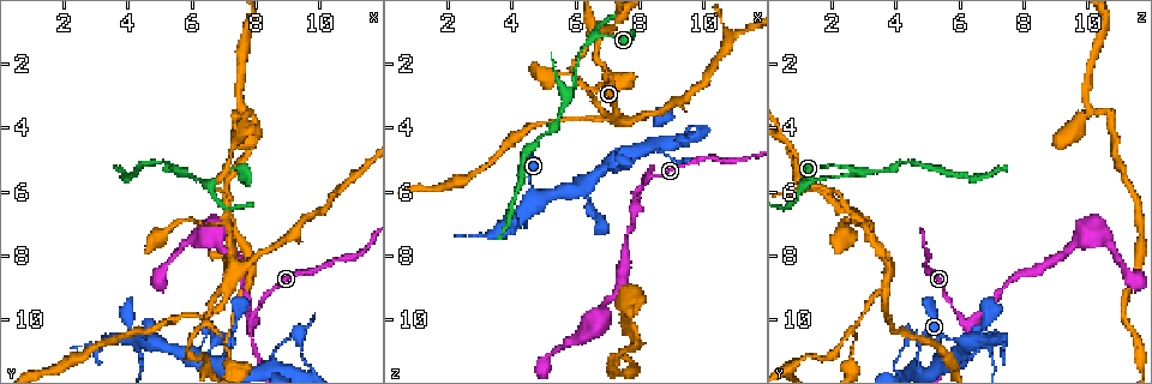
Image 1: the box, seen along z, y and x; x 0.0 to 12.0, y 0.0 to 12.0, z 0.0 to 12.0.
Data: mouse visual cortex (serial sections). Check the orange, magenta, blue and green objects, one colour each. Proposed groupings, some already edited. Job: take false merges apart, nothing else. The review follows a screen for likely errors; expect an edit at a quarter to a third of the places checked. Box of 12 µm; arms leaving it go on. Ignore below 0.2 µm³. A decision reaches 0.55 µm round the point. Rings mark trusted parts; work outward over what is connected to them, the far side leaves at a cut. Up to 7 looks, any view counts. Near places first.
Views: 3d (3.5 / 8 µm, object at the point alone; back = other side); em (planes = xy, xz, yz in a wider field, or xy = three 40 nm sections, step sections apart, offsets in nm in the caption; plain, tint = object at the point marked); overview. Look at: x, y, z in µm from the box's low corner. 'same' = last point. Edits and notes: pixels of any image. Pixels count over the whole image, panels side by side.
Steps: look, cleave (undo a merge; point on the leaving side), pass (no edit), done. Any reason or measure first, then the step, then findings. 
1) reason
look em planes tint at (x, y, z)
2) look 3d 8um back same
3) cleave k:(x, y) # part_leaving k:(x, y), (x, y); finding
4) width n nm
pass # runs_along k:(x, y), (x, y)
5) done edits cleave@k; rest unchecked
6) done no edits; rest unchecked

arms part here
look 3d 3.5um back at (7.9, 10.1, 6.2)

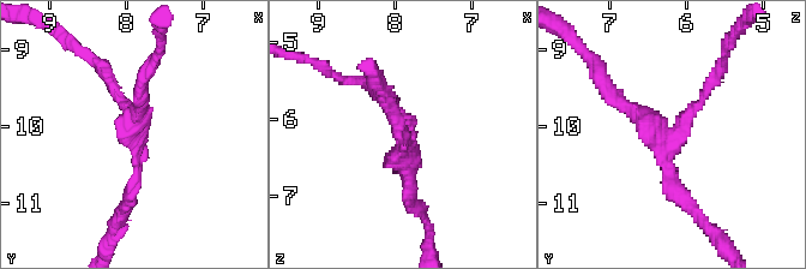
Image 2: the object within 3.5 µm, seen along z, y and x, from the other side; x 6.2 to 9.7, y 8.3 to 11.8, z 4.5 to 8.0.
now the EM
look em xy step 5 tint at (7.85, 10.10, 6.20)

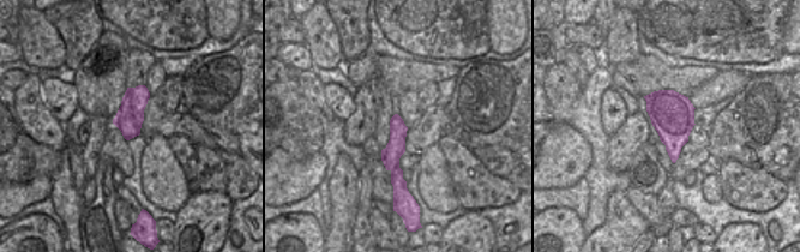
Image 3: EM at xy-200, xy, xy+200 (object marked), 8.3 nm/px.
cleave 2:(633, 109) # part_leaving 2:(667, 135), (618, 101), (587, 57); two cells meet here

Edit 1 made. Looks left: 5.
sharp bend
look 3d 3.5um at (4.3, 10.8, 7.0)

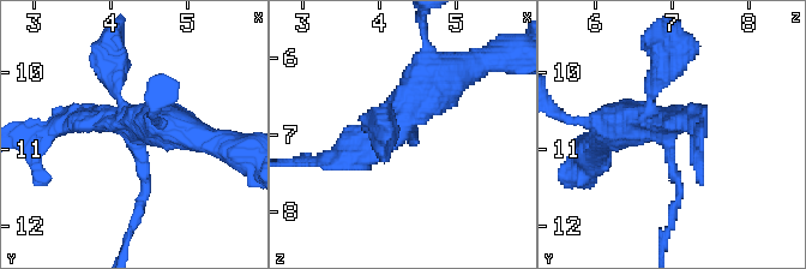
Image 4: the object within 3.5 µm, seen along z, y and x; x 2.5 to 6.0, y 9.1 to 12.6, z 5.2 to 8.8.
now the EM
look em xy step 2 tint at (4.35, 10.85, 6.90)

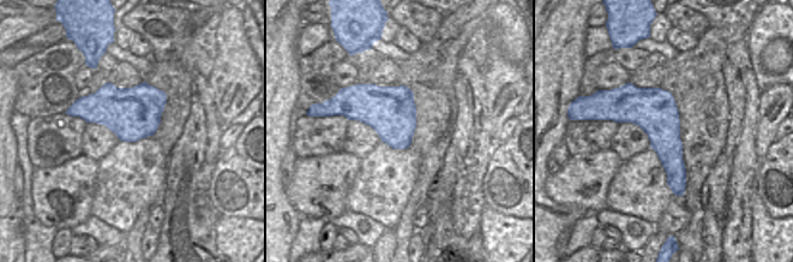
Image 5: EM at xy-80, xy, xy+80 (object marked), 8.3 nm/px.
another direction
look em xy step 3 tint same

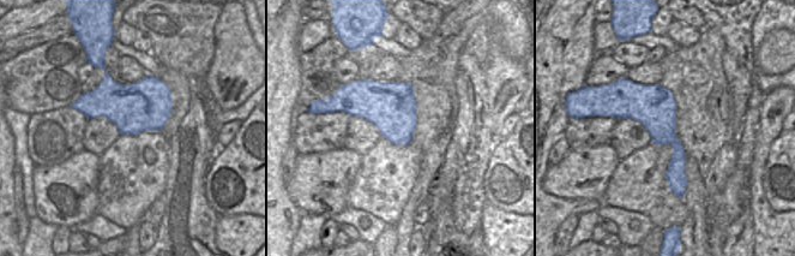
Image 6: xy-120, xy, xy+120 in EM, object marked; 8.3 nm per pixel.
width 420 nm
pass # runs_along 4:(602, 125), (654, 121), (679, 184), (673, 209); all the same cell

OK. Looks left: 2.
four or more arms meet
look 3d 8um at (7.2, 8.8, 3.7)

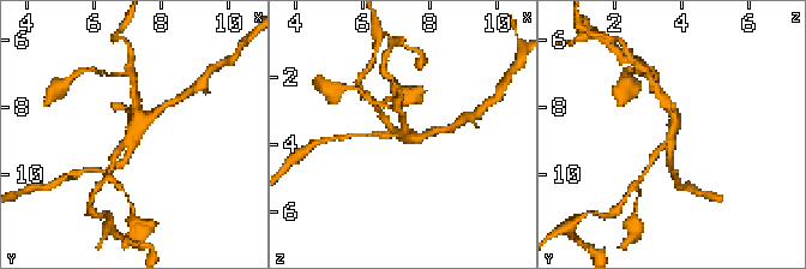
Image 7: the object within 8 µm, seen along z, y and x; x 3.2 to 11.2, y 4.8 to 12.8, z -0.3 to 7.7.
look 3d 3.5um back at (7.3, 8.7, 3.7)

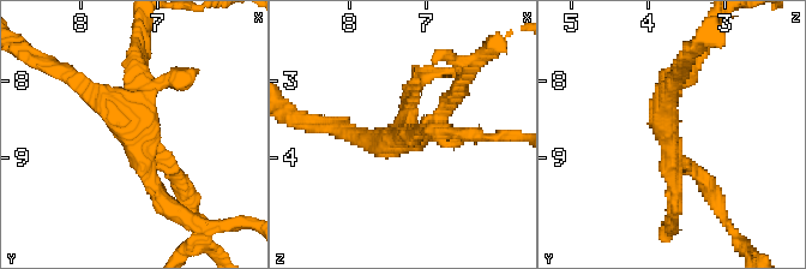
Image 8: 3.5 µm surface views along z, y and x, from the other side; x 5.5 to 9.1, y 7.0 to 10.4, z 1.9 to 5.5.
arms 4
cleave 8:(163, 207) # part_leaving 8:(136, 142), (162, 202), (210, 223); two cells meet here

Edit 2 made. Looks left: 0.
done edits cleave@2, cleave@8; rest unchecked

